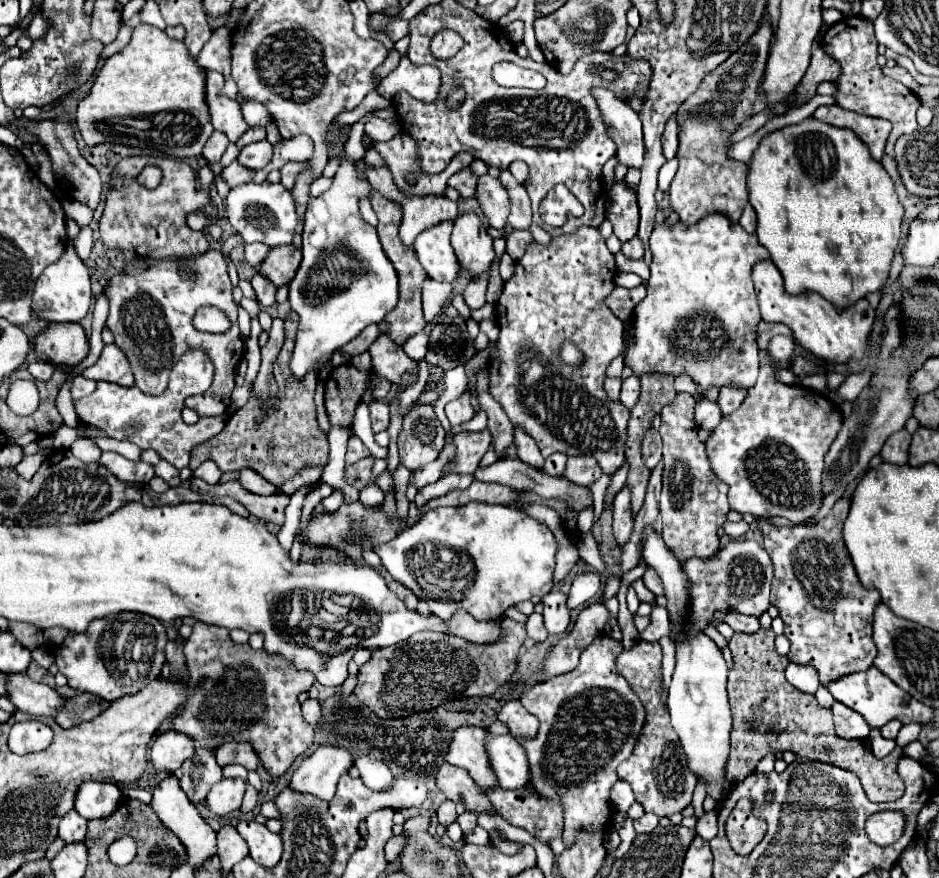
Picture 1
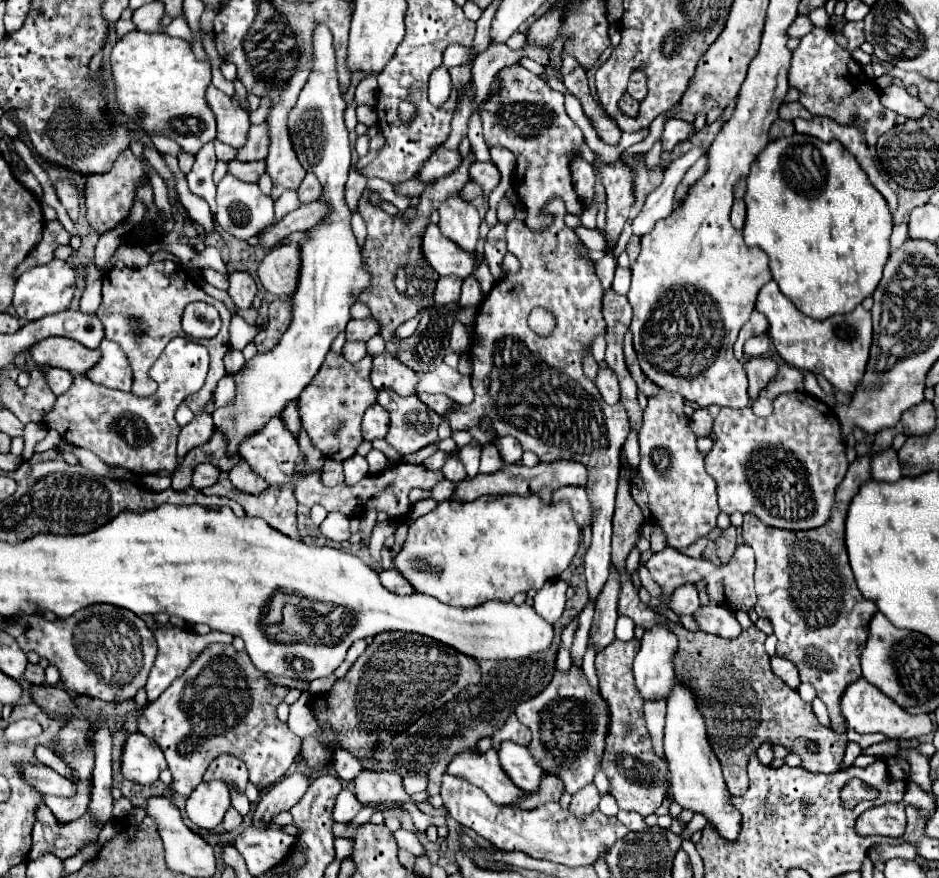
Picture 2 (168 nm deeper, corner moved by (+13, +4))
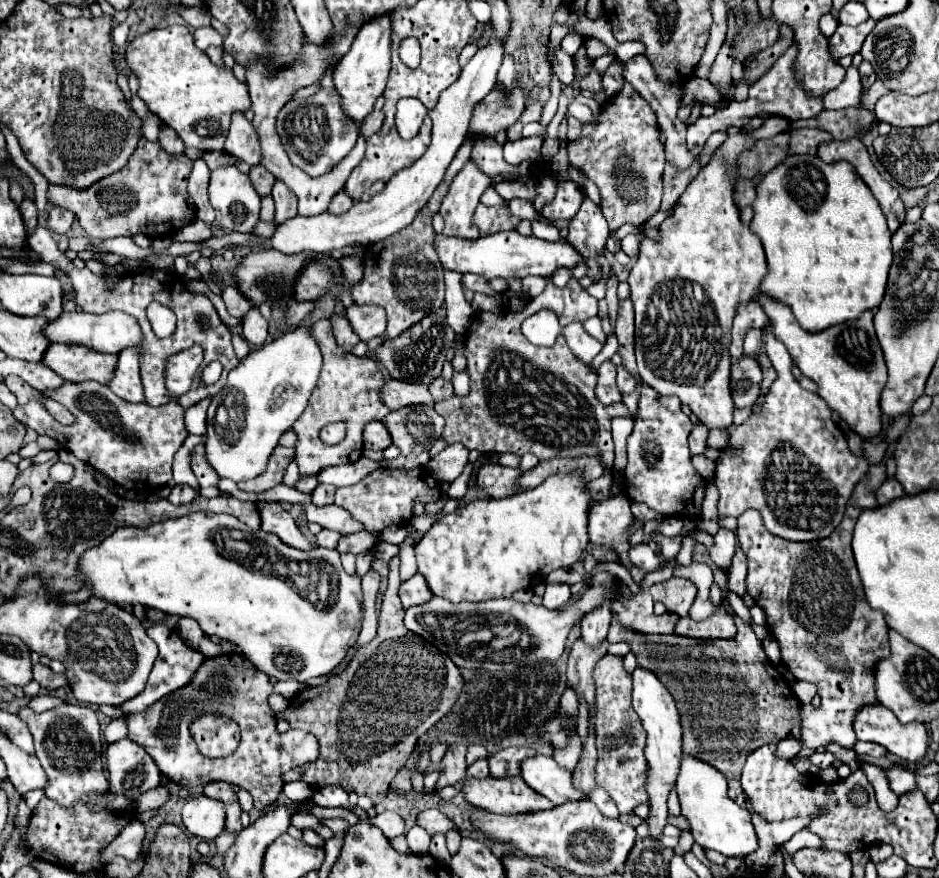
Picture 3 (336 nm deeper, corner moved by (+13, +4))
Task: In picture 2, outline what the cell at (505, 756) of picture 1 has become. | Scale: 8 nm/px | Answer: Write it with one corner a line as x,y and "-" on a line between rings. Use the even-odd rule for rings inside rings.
503,742
499,748
499,760
513,784
523,788
525,792
535,792
535,788
539,788
545,770
537,764
537,760
525,746

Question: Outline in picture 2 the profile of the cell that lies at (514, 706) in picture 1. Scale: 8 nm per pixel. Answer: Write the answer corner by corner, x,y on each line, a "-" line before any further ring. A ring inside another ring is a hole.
509,716
509,720
499,728
499,732
493,736
493,750
497,750
497,744
503,744
505,740
509,742
515,742
515,744
521,744
521,746
527,746
529,740
531,740
531,732
529,728
525,728
517,716

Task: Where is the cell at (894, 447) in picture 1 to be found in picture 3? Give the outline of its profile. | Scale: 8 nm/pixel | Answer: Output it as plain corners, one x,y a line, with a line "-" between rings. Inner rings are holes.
887,478
877,490
877,502
879,504
887,504
889,500
893,500
893,498
897,498
901,494
905,494
901,482
897,478

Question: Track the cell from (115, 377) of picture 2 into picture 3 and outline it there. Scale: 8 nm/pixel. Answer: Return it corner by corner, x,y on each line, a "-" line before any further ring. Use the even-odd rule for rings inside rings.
125,348
117,354
117,368
115,376
107,384
111,392
121,396
123,400
129,402
145,402
143,398
143,386
139,378
139,360
137,360
137,350

